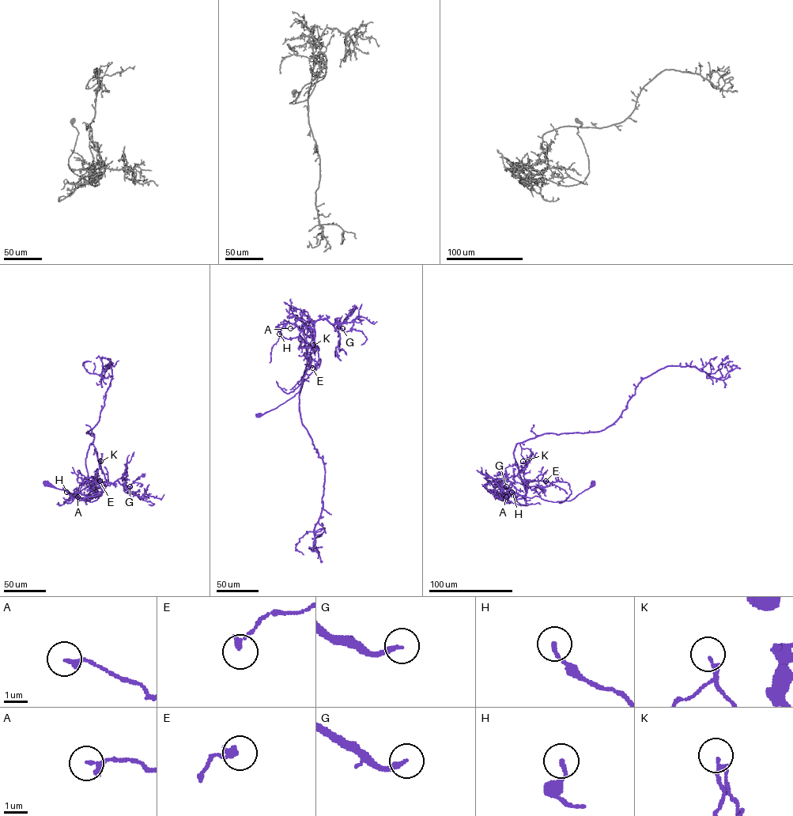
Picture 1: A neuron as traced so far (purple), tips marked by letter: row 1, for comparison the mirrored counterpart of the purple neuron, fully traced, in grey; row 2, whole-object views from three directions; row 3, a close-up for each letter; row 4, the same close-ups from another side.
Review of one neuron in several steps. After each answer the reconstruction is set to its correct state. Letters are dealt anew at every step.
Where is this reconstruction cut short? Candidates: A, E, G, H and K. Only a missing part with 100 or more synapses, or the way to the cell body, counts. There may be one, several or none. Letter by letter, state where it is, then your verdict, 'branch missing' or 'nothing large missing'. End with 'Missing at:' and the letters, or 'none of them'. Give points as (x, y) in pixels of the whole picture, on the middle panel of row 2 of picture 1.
A: place (290, 328); nothing large missing
E: place (312, 368); nothing large missing
G: place (342, 328); branch missing
H: place (279, 334); nothing large missing
K: place (313, 345); nothing large missing
Missing at: G

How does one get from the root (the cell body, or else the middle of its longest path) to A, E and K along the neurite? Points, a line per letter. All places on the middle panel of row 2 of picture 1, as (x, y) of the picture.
A: (259, 415), (299, 391), (311, 362), (307, 349), (315, 331), (303, 319), (290, 328)
E: (259, 415), (299, 391), (311, 362), (307, 349), (312, 346), (319, 359), (316, 369), (312, 368)
K: (259, 415), (276, 408), (299, 391), (311, 362), (307, 349), (319, 349), (315, 344), (313, 348), (313, 345)

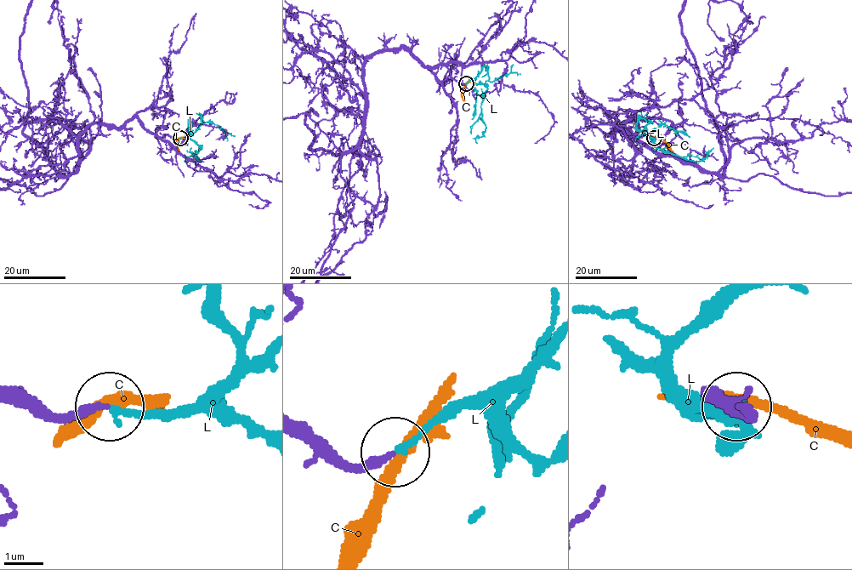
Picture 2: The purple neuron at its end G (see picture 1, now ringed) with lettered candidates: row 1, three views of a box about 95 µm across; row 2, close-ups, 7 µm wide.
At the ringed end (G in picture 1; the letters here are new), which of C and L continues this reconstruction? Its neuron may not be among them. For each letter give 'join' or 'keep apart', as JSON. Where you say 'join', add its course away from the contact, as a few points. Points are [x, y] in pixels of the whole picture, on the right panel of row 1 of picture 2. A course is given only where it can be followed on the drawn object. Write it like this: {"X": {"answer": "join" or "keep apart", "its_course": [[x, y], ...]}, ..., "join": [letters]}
{"C": {"answer": "keep apart"}, "L": {"answer": "join", "its_course": [[654, 138], [650, 139], [654, 139], [654, 145], [659, 148], [696, 162], [707, 156], [713, 147]]}, "join": ["L"]}

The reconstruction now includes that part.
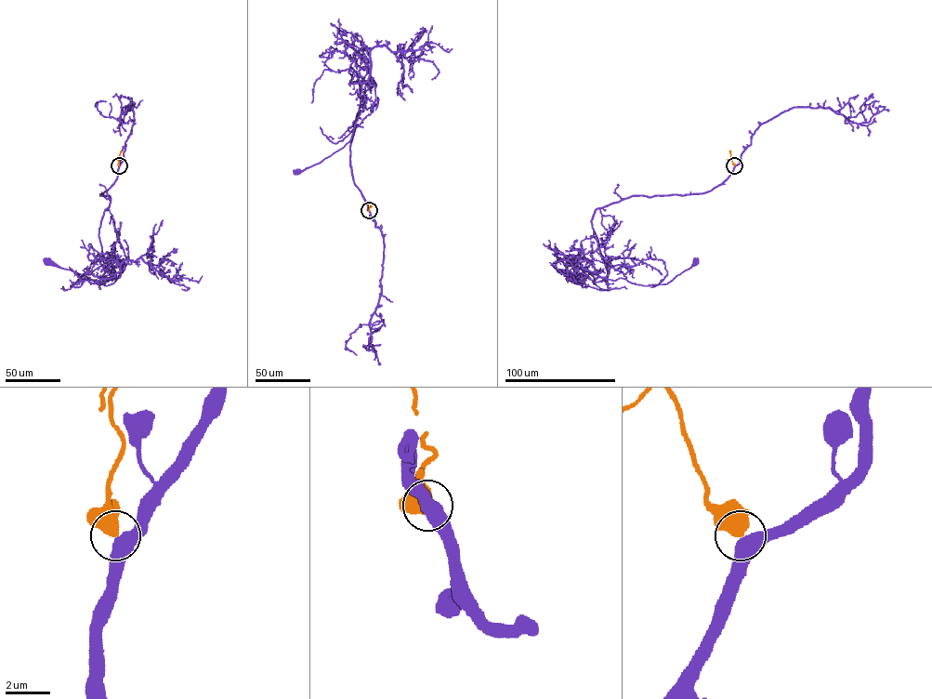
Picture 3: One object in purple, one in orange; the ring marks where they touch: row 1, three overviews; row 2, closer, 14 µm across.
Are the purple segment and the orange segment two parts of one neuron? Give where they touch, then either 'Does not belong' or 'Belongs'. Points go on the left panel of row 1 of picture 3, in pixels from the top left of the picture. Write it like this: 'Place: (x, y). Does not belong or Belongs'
Place: (119, 165). Belongs

